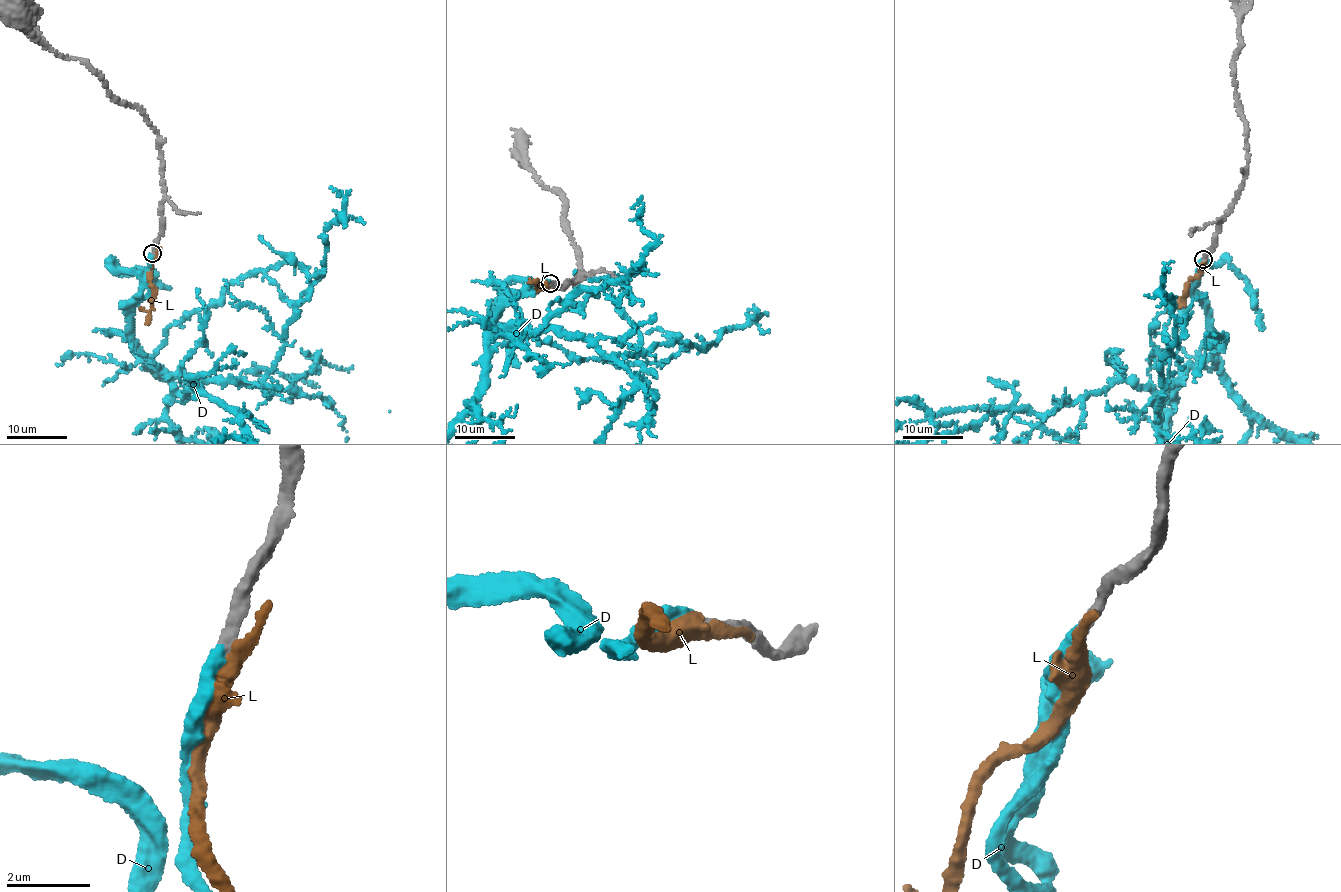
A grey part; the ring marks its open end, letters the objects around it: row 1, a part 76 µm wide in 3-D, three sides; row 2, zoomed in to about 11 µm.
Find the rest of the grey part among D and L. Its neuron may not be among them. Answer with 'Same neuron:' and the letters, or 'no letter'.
Same neuron: D

